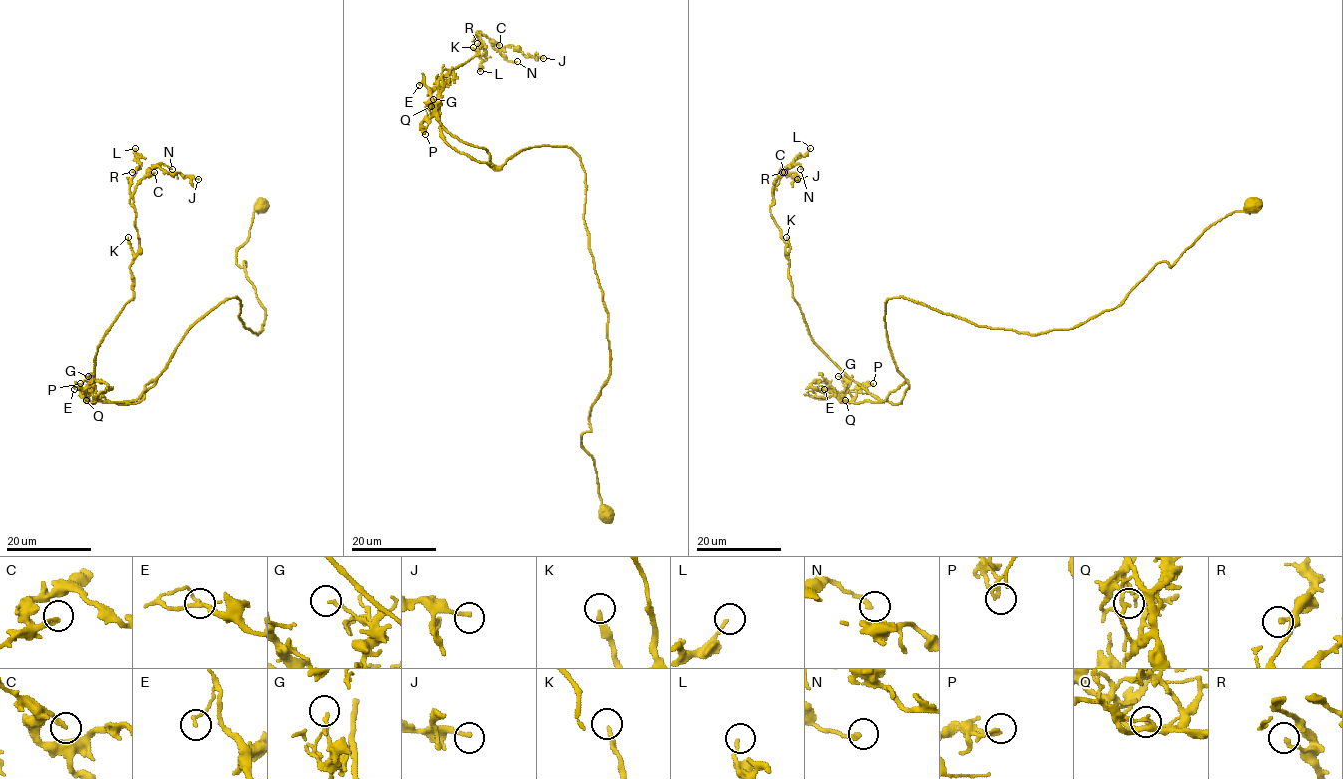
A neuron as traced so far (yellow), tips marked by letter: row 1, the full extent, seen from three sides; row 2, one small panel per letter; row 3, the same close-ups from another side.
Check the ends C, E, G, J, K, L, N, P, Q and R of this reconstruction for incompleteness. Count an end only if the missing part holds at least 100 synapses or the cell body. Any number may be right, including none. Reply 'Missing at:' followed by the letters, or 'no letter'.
Missing at: K

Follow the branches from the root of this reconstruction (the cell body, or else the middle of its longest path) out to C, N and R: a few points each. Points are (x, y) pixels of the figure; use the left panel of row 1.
C: (260, 206), (236, 263), (263, 330), (228, 298), (138, 401), (102, 400), (154, 172)
N: (260, 206), (236, 263), (263, 330), (228, 298), (138, 401), (102, 400), (133, 192), (172, 169)
R: (260, 206), (236, 263), (263, 330), (228, 298), (138, 401), (102, 400), (97, 346), (133, 297), (132, 172)

